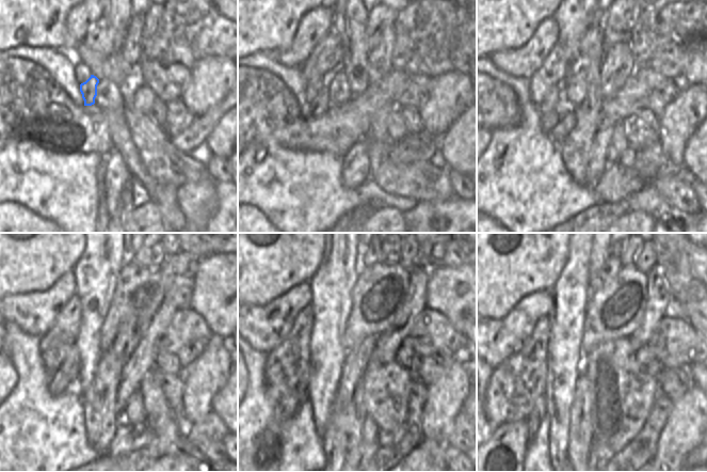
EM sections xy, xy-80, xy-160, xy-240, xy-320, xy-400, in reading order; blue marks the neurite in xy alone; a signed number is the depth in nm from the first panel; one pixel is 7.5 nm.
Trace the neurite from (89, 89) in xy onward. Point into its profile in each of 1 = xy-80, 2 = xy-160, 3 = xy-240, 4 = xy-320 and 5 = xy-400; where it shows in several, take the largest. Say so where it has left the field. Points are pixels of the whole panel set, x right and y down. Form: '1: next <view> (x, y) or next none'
1: next xy-80 (321, 104)
2: next xy-160 (549, 119)
3: next xy-240 (65, 378)
4: next xy-320 (266, 450)
5: next xy-400 (505, 450)

